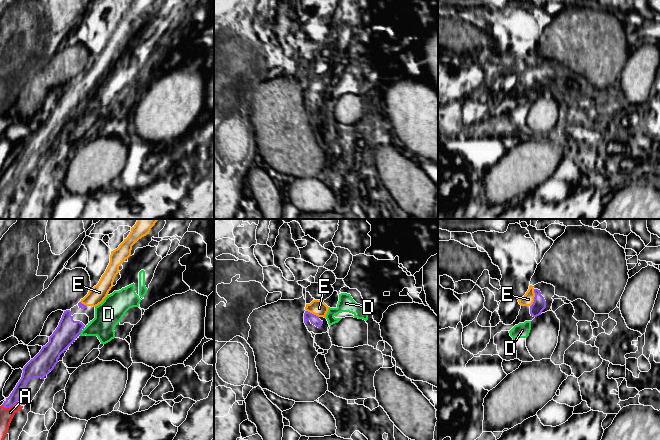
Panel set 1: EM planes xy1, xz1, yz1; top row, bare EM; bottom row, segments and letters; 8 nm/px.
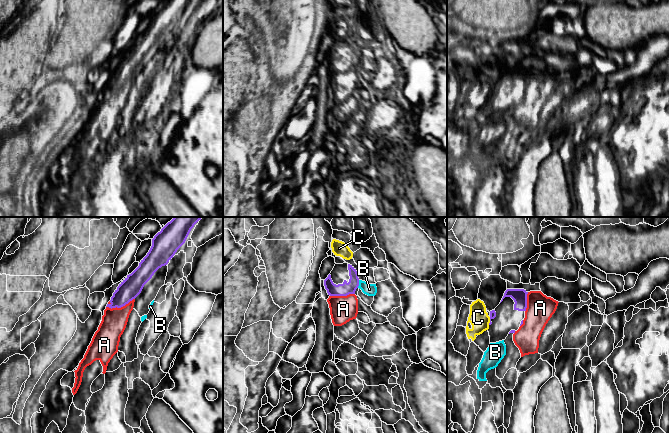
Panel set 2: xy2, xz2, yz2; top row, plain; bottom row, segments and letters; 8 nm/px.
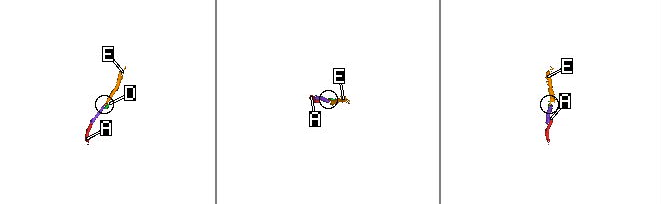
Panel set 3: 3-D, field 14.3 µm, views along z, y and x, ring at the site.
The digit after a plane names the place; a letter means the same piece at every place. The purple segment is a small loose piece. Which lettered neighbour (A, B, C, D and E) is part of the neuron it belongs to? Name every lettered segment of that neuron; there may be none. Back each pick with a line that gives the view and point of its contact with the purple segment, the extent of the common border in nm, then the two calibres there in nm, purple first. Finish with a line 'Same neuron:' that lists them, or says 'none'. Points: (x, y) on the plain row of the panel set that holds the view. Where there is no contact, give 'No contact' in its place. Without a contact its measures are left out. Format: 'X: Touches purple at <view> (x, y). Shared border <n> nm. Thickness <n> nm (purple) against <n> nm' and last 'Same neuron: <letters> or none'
E: Touches purple at yz1 (534, 74). Shared border 150 nm. Thickness 110 nm (purple) against 90 nm
Same neuron: E

